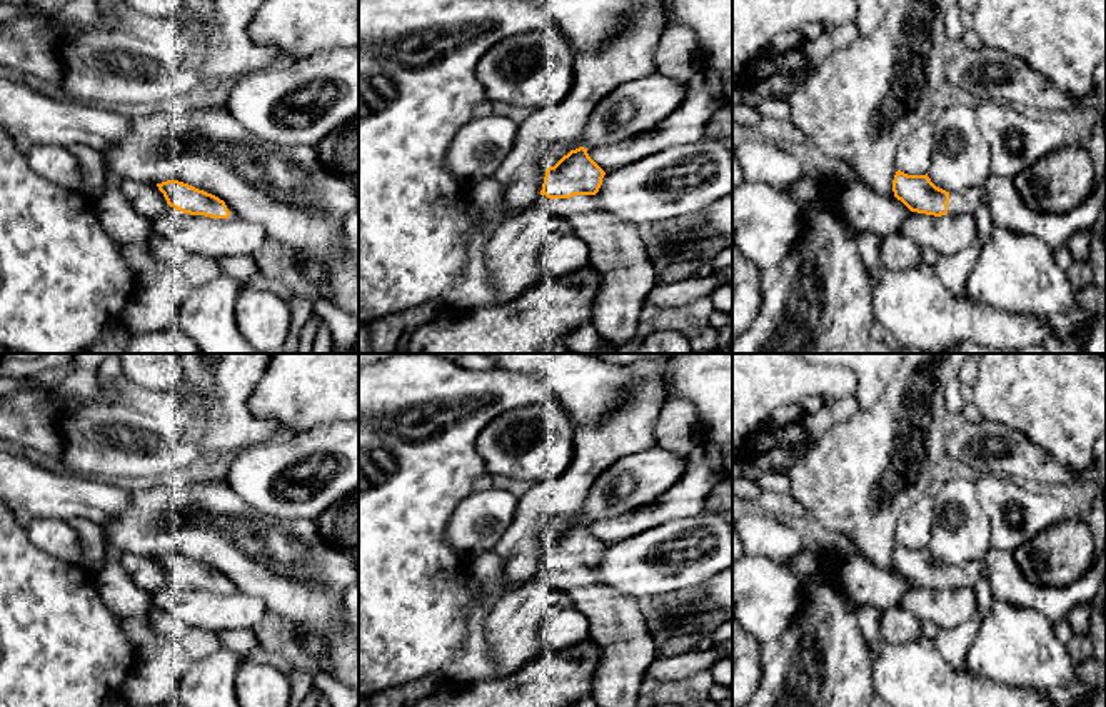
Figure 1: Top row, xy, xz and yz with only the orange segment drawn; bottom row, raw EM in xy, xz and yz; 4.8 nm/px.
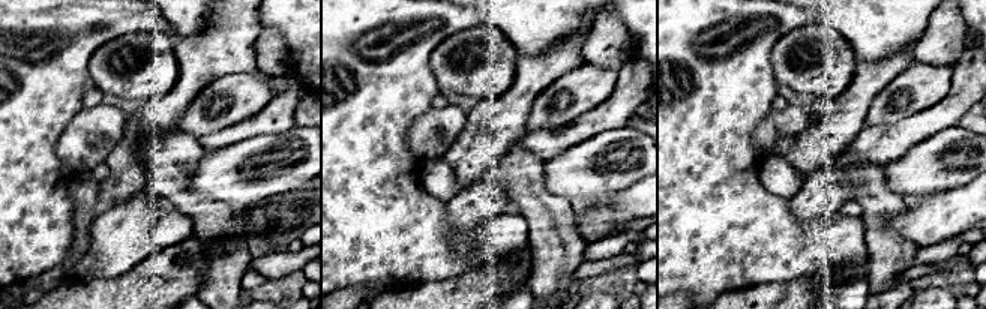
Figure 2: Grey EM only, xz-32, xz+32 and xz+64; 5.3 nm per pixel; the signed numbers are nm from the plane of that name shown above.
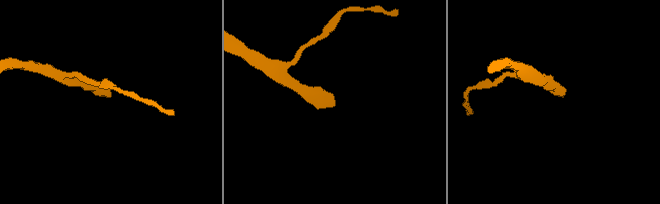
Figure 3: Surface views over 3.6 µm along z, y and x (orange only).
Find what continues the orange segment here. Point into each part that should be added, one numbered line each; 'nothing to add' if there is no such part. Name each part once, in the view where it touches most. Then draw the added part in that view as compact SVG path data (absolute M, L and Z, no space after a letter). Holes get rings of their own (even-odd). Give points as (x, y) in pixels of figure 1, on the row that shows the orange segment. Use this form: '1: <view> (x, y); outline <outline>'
1: xz (619, 254); outline M594 195L552 198L550 205L591 250L589 265L599 275L591 325L602 338L631 352L641 312L656 287L647 235L634 223L604 212Z

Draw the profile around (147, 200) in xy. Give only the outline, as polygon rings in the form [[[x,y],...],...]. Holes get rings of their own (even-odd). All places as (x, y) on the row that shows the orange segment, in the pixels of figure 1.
[[[122,180],[120,192],[127,203],[150,222],[157,220],[168,208],[168,203],[157,185]]]

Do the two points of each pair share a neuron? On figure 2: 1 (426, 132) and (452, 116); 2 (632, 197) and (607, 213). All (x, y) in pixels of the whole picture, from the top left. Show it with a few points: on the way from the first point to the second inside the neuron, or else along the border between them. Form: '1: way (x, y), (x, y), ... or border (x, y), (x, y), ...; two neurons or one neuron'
1: way (432, 128), (437, 123), (446, 122); one neuron
2: way (626, 203), (613, 213); one neuron

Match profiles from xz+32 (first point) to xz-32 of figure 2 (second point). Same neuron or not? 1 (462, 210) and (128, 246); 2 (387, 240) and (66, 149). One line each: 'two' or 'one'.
1: one
2: two

